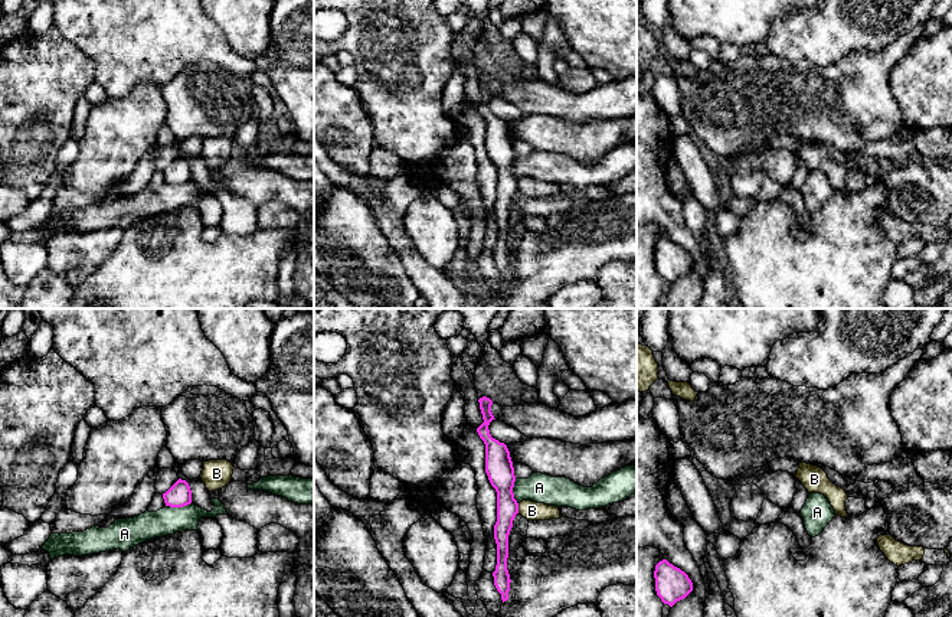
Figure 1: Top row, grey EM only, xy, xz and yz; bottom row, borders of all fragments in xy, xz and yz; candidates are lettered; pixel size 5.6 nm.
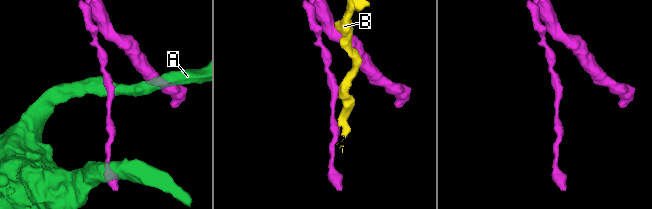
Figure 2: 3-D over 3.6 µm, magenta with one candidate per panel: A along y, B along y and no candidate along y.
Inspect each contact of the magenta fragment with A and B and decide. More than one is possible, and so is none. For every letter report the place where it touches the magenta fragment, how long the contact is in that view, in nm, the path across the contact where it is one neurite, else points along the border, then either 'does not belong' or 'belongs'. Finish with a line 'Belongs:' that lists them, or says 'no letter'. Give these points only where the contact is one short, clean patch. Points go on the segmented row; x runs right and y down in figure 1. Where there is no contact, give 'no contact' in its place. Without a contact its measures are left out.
A: contact xy (177, 506); length 150 nm; border xy (190, 502), (182, 506), (166, 506); does not belong
B: contact xz (517, 508); length 60 nm; border xz (517, 503), (519, 512); does not belong
Belongs: no letter

